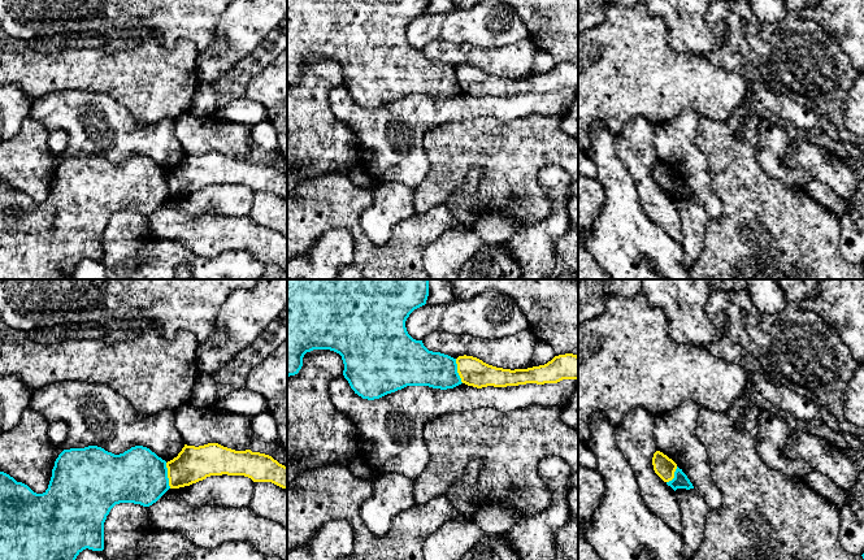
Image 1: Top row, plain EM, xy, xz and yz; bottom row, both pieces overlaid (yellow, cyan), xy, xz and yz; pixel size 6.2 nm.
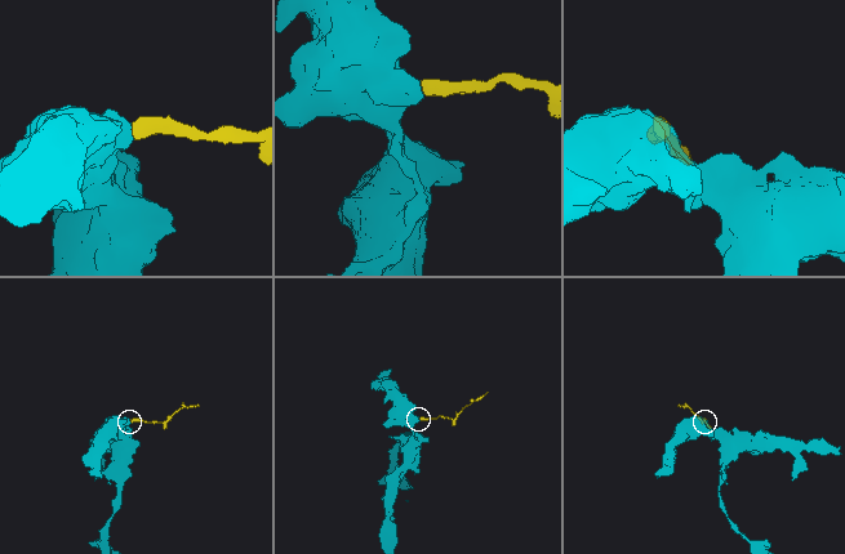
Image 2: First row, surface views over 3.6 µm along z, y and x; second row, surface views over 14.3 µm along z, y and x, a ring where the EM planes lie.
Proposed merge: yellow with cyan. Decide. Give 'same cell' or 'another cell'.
another cell

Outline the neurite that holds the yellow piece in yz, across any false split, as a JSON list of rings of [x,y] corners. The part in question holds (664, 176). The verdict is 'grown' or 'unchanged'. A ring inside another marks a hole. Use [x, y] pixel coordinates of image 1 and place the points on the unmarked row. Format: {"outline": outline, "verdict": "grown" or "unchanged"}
{"outline": [[[656,160],[652,166],[655,182],[664,190],[669,191],[674,187],[677,173],[660,160]]], "verdict": "unchanged"}

